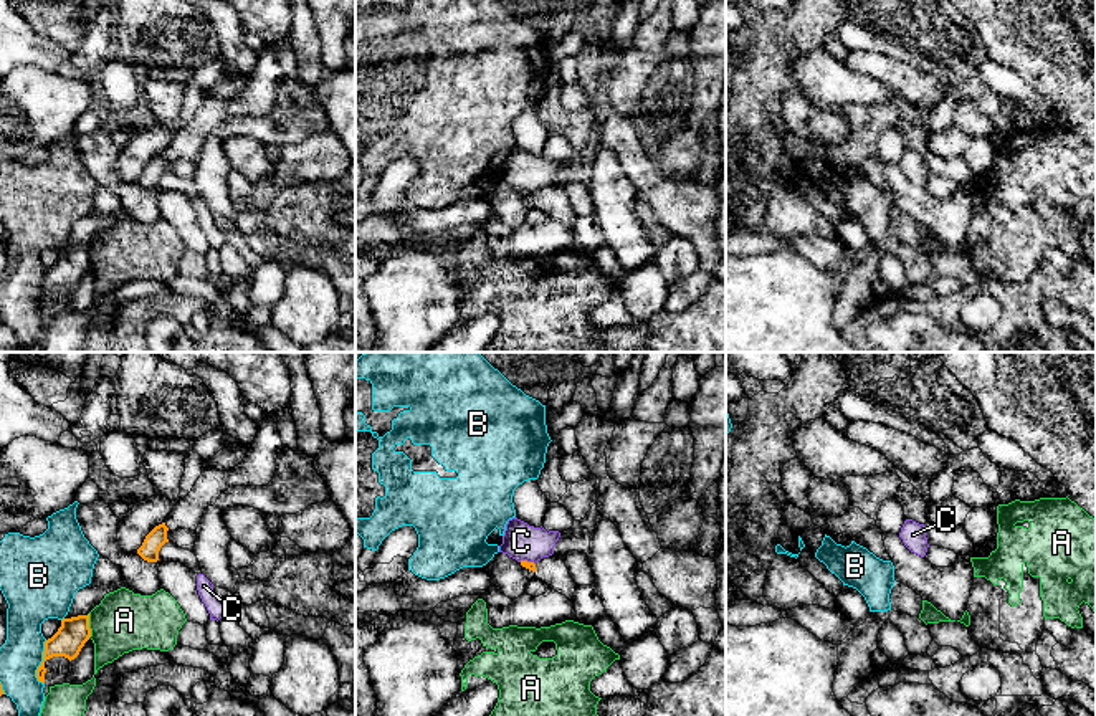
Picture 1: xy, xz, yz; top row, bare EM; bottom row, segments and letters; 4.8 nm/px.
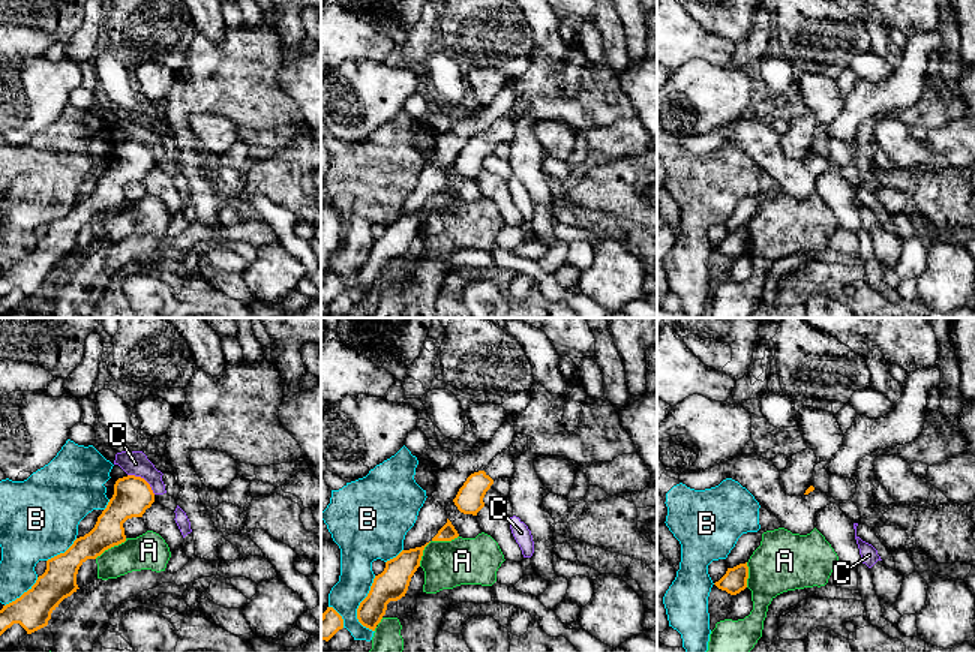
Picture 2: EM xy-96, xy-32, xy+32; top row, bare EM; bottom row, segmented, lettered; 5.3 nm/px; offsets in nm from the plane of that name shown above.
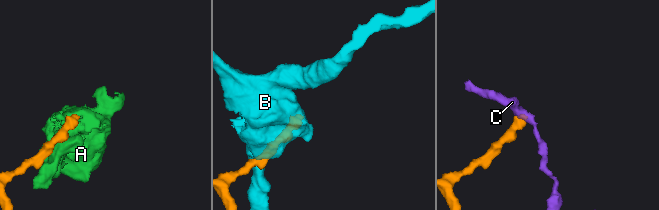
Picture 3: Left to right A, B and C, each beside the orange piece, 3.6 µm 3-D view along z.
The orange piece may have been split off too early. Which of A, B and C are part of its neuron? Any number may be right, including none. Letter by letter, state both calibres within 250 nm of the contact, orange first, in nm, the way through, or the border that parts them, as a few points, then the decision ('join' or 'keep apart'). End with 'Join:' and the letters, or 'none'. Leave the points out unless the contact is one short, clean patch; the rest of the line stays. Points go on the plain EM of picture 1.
A: 150/280 nm | keep apart
B: 150/200 nm | keep apart
C: 50/180 nm | along xz (519, 190), (531, 190), (534, 194) | keep apart
Join: none

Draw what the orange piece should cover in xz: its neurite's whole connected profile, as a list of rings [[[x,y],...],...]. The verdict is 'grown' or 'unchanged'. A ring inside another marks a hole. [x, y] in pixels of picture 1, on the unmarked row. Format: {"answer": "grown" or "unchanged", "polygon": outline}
{"answer": "grown", "polygon": [[[552,184],[549,187],[542,187],[536,193],[521,190],[521,195],[532,200],[536,203],[536,208],[546,212],[549,218],[557,220],[559,223],[565,225],[572,232],[570,250],[584,253],[584,255],[590,255],[585,250],[577,248],[577,241],[574,236],[574,222],[577,218],[577,213],[570,207],[569,198],[565,192],[562,190],[562,185]]]}

